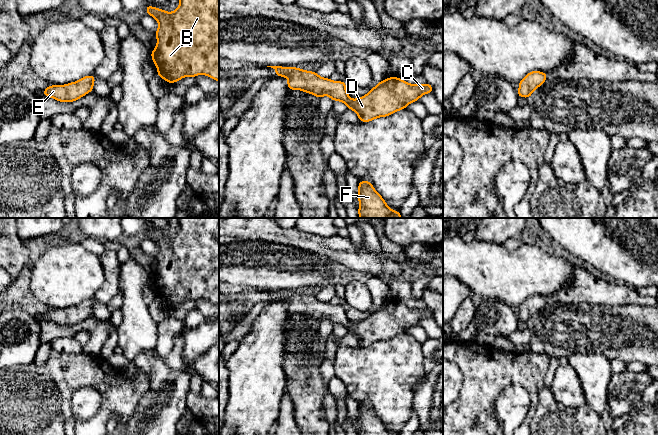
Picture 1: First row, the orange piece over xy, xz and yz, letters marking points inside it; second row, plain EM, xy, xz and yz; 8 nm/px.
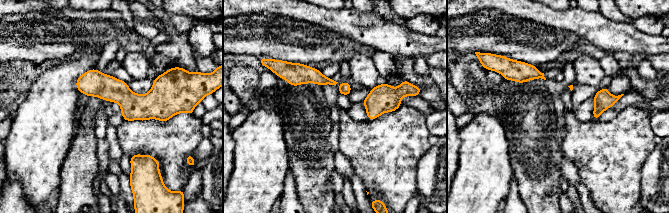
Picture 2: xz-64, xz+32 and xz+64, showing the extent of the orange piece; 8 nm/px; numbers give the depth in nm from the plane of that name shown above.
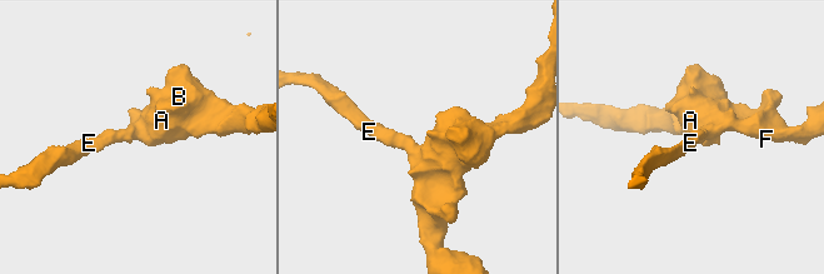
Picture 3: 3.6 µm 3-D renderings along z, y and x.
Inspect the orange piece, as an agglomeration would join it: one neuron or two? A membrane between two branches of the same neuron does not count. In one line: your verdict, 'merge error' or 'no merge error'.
no merge error

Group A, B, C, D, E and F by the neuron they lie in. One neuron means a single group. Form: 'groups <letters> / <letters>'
groups A B C D E F

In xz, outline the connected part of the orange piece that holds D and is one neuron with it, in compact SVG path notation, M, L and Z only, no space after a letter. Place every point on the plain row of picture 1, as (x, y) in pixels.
M267 291L276 295L274 300L289 303L287 306L289 314L298 313L319 323L328 319L334 326L342 325L347 333L357 337L359 346L370 346L379 341L387 341L398 334L404 334L408 328L434 315L433 310L427 306L414 309L392 300L378 306L365 320L352 324L346 315L347 307L343 305L322 302L316 296L300 294L298 291Z

